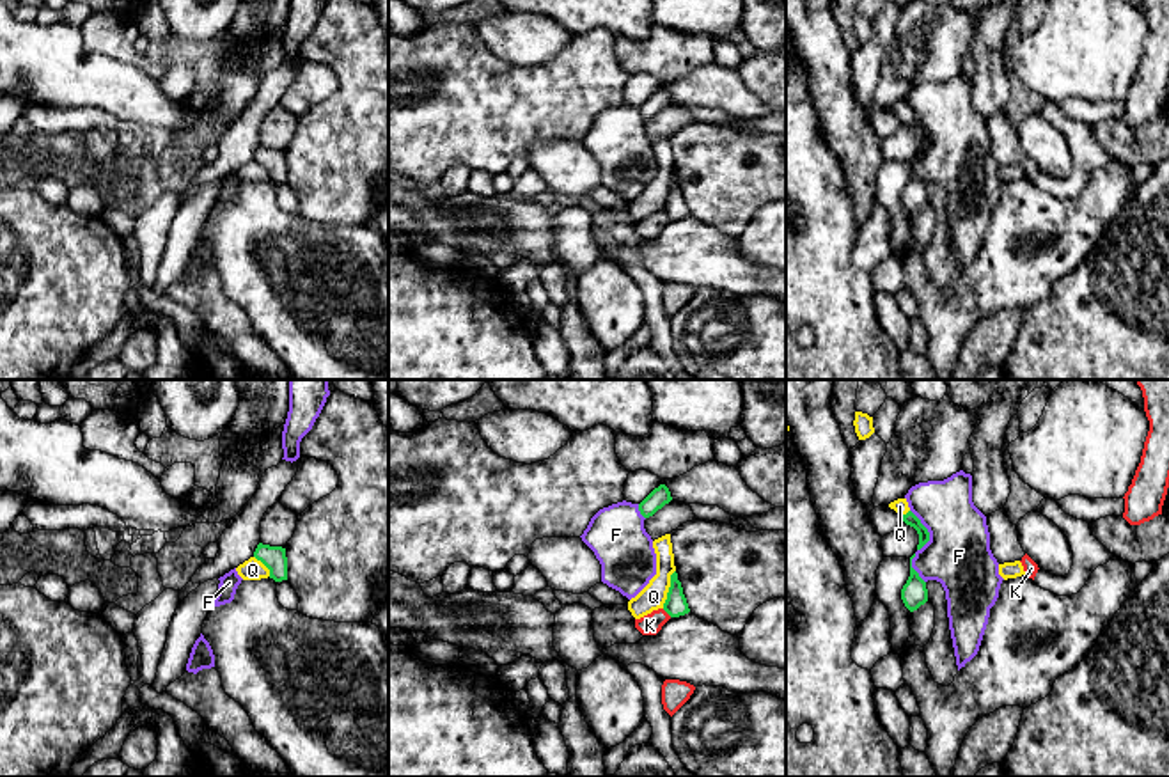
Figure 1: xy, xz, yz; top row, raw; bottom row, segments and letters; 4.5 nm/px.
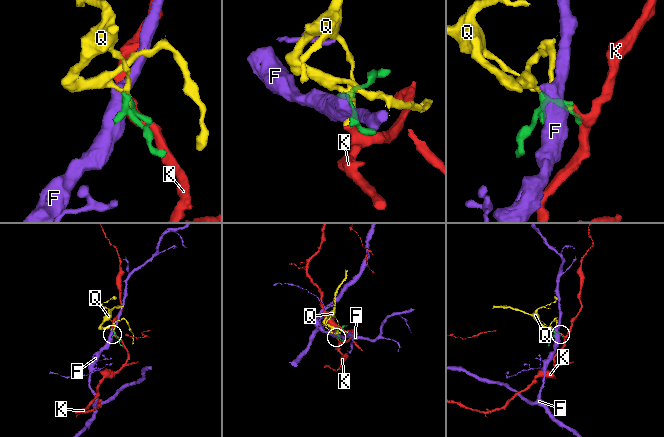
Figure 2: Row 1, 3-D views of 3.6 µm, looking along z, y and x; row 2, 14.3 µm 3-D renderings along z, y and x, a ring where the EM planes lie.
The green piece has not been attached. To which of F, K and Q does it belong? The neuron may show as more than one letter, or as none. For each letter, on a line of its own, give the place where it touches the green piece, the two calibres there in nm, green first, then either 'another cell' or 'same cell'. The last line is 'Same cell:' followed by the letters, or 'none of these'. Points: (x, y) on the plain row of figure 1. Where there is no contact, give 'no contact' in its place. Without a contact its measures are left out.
F: contact yz (926, 133); calibres 60 and 300 nm; another cell
K: contact xz (667, 215); calibres 100 and 100 nm; another cell
Q: contact xz (669, 192); calibres 100 and 120 nm; same cell
Same cell: Q

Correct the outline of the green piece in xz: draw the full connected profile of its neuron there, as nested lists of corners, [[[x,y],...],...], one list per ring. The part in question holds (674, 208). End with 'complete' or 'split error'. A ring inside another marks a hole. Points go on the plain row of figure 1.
[[[671,137],[655,142],[653,151],[656,156],[656,177],[628,204],[628,213],[635,222],[658,211],[663,211],[671,220],[688,216],[690,211],[674,169]]]; split error

